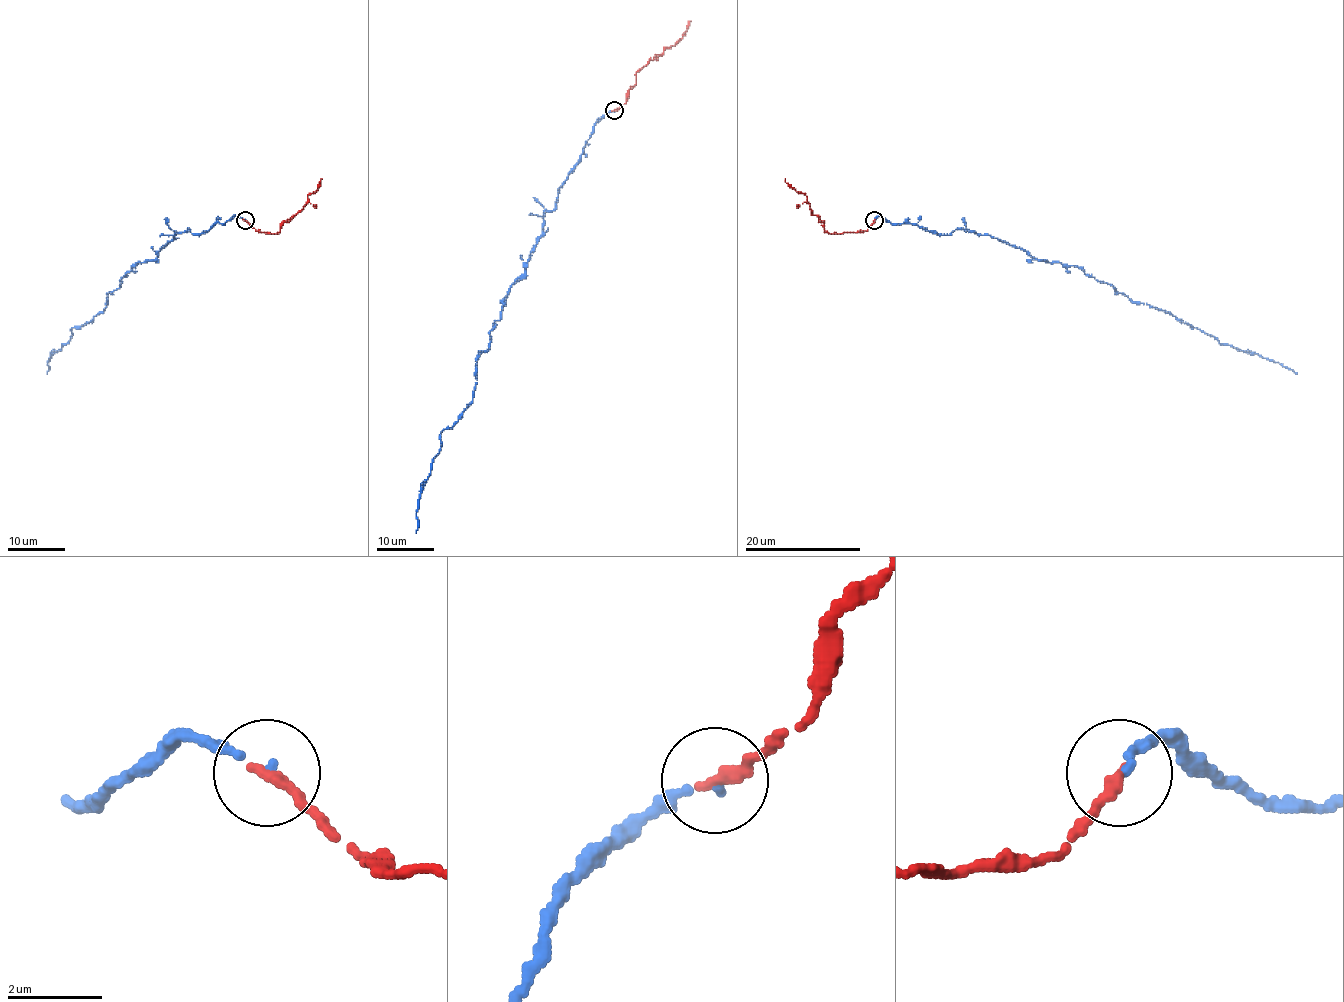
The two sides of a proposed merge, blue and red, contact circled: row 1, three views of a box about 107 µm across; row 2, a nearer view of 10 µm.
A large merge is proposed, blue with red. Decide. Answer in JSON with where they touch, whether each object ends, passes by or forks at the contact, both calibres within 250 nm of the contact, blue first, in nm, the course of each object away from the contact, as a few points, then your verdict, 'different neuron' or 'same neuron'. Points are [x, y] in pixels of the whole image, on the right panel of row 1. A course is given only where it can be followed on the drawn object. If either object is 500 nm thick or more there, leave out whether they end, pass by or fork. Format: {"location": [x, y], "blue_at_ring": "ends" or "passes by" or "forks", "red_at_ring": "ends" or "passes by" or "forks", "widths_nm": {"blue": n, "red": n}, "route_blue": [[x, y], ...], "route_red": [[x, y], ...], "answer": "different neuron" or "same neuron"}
{"location": [874, 220], "blue_at_ring": "ends", "red_at_ring": "ends", "widths_nm": {"blue": 150, "red": 280}, "route_blue": [[875, 220], [916, 223], [938, 235], [966, 229], [1038, 260], [1074, 265], [1136, 303], [1297, 374]], "route_red": [[875, 220], [866, 231], [828, 233], [809, 207], [807, 196], [792, 189], [785, 179]], "answer": "same neuron"}

